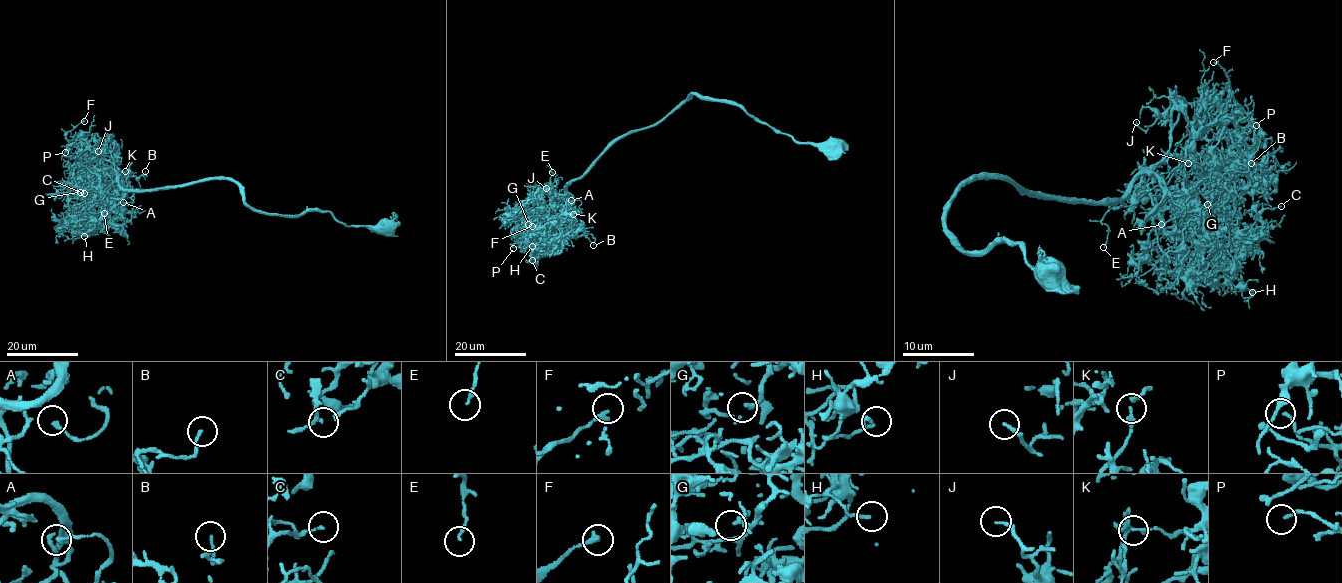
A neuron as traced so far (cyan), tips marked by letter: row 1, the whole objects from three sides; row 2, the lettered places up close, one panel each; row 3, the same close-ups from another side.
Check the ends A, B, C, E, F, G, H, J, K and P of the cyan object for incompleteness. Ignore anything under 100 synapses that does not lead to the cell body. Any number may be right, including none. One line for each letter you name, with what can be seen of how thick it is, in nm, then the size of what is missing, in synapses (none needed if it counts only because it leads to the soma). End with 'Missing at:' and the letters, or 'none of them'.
Missing at: none of them

